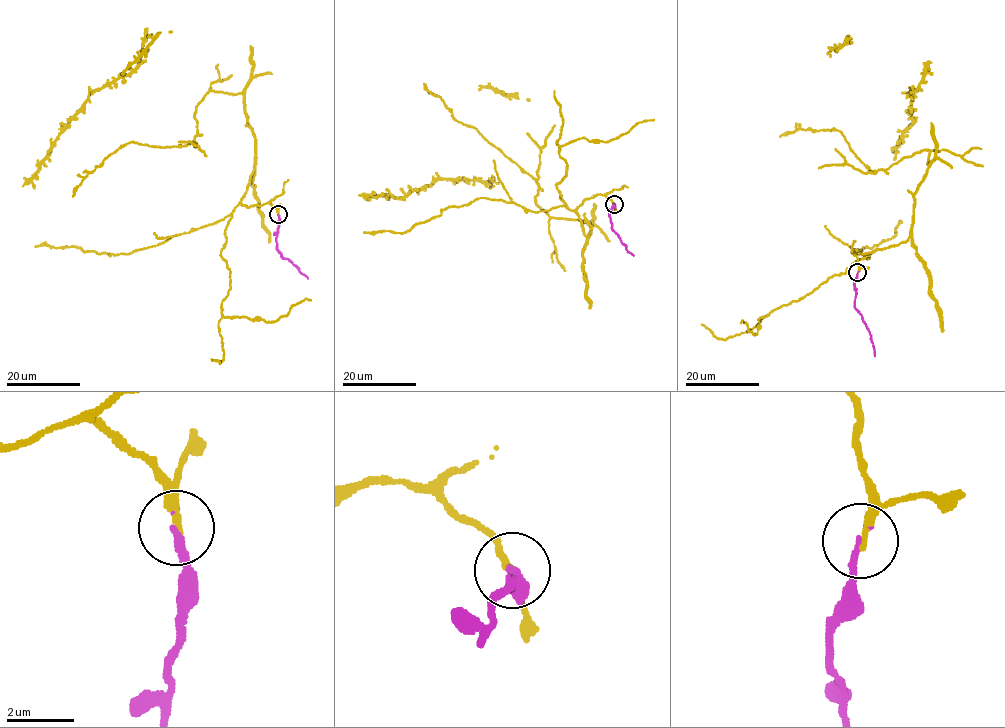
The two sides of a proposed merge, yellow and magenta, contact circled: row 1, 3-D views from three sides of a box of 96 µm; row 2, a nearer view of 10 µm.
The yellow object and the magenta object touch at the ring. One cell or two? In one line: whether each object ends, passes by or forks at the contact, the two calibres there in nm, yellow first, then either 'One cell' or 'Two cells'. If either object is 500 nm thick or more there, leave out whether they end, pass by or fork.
At the ring yellow ends. At the ring magenta ends. Thickness 180 nm (yellow) against 190 nm. One cell

